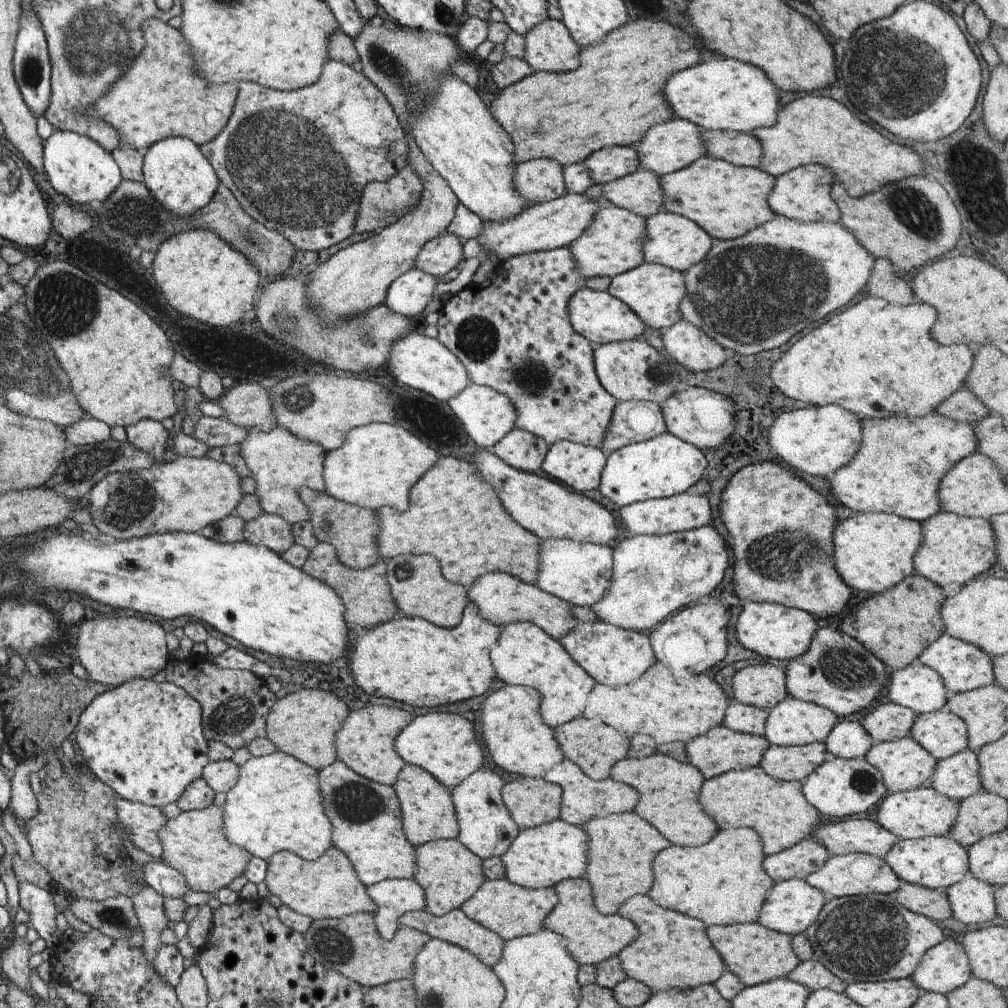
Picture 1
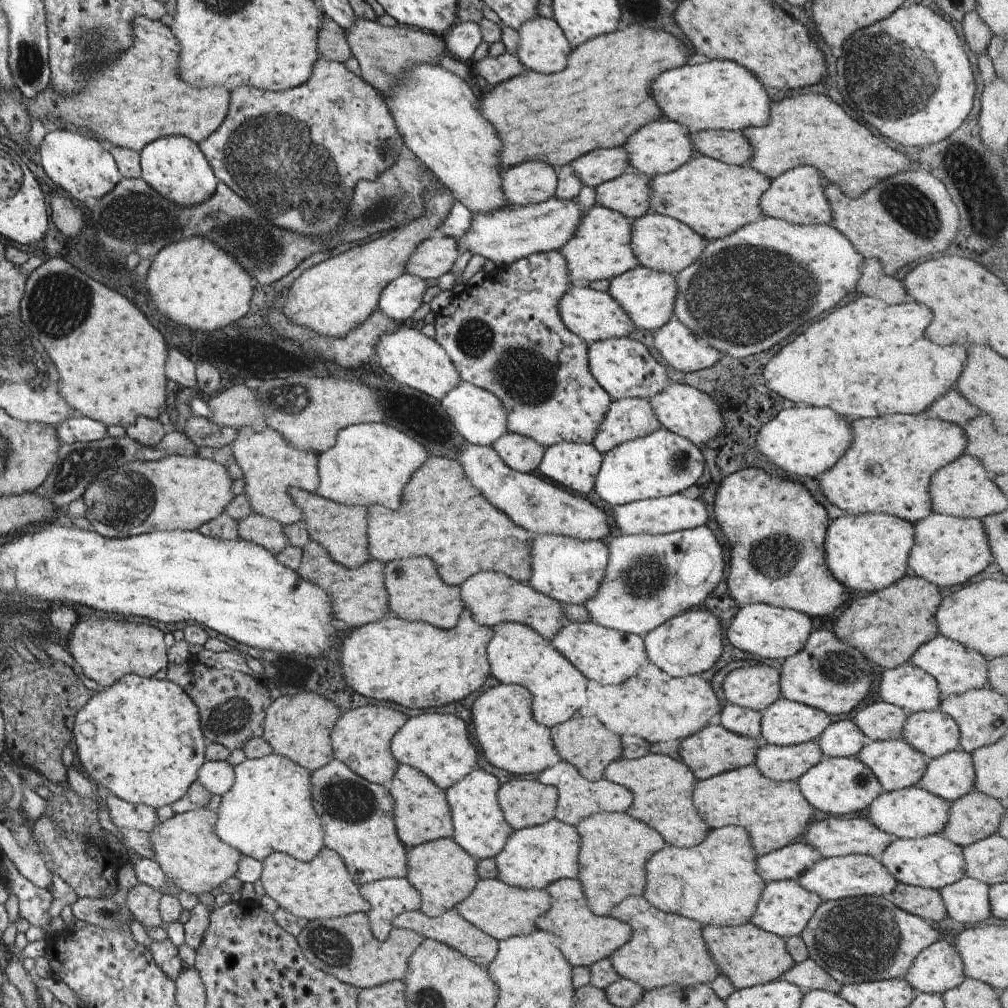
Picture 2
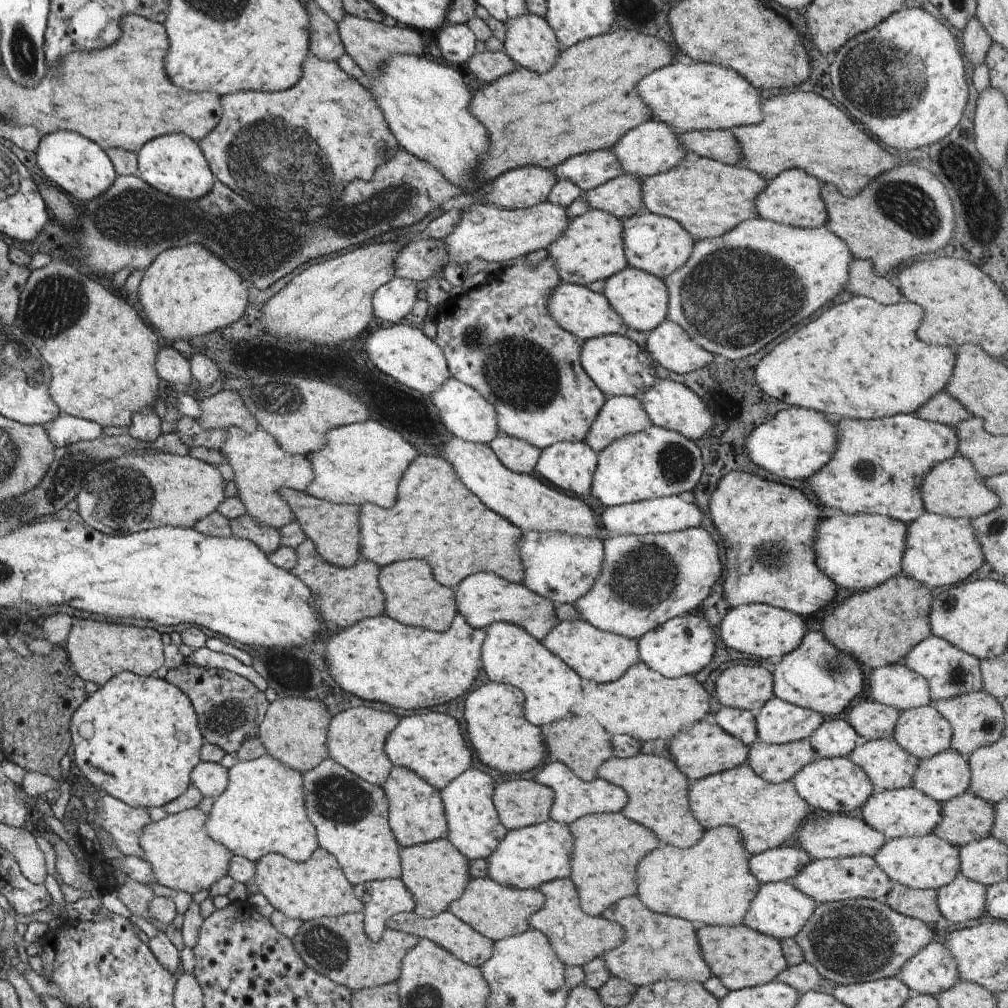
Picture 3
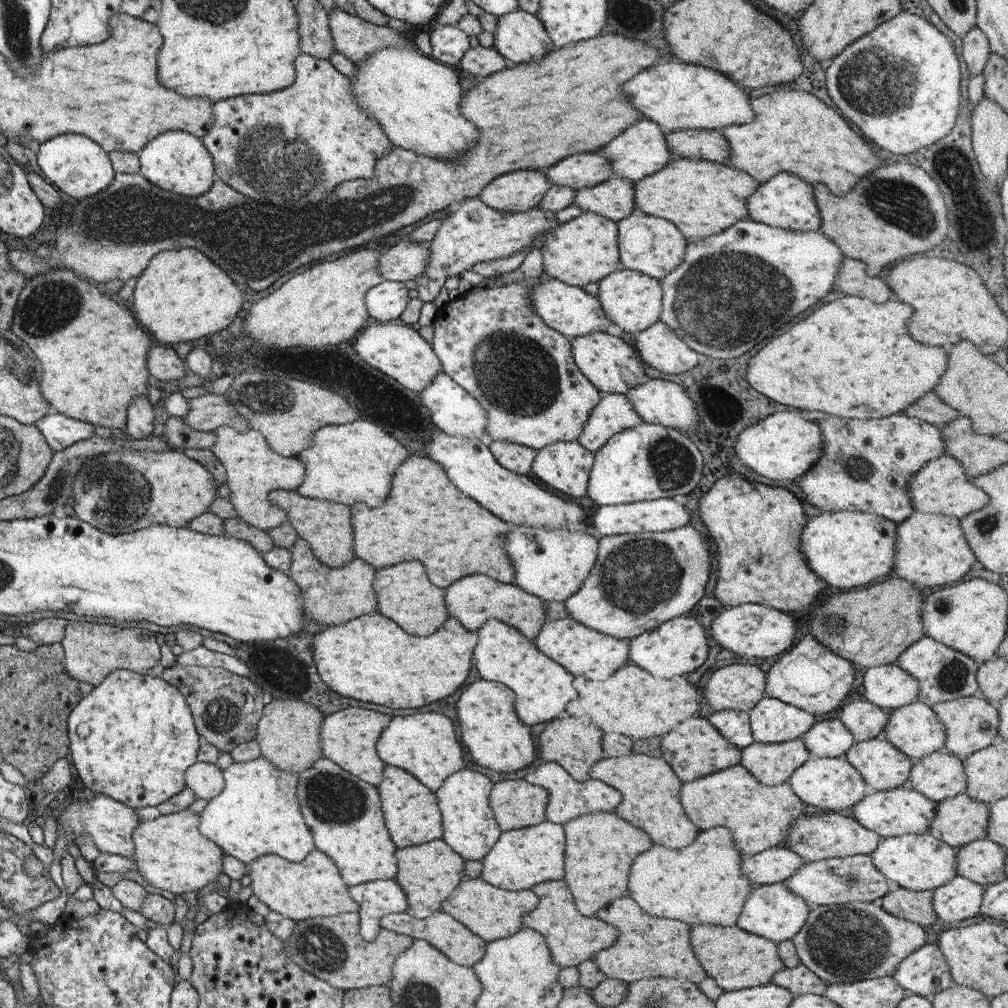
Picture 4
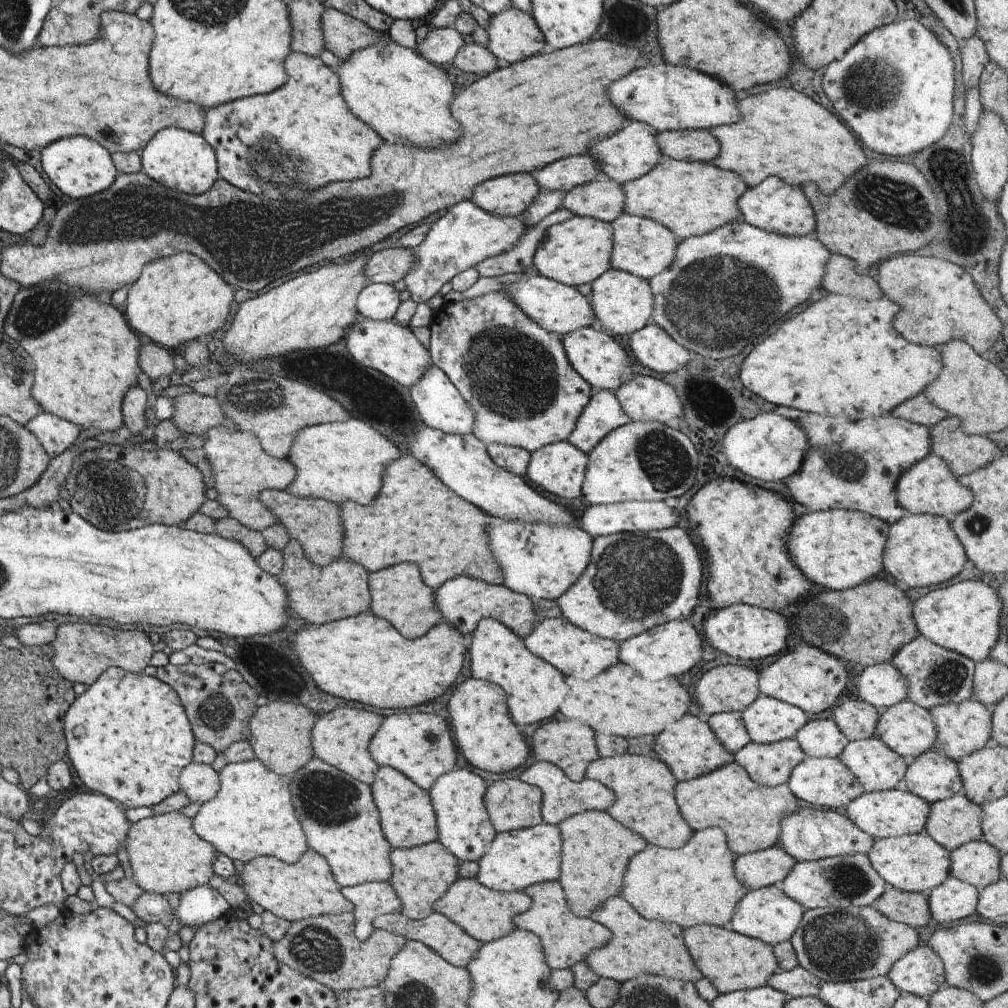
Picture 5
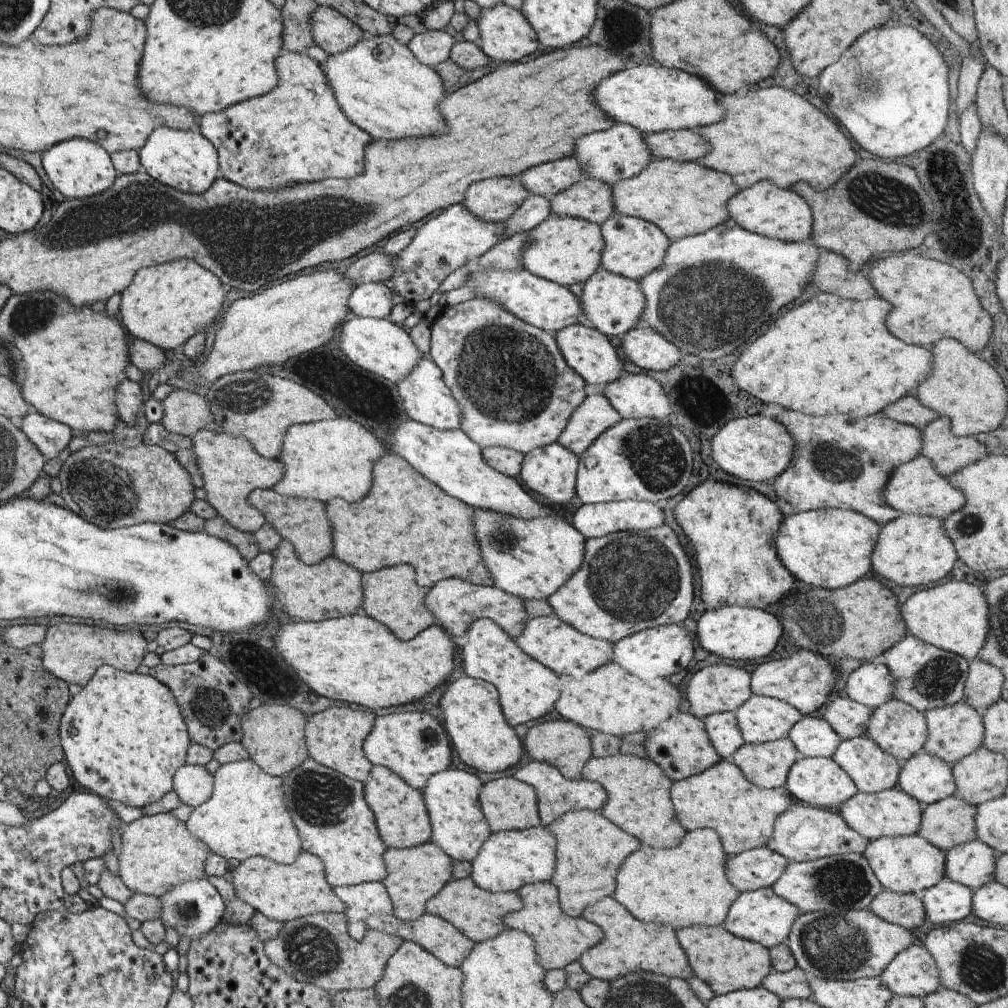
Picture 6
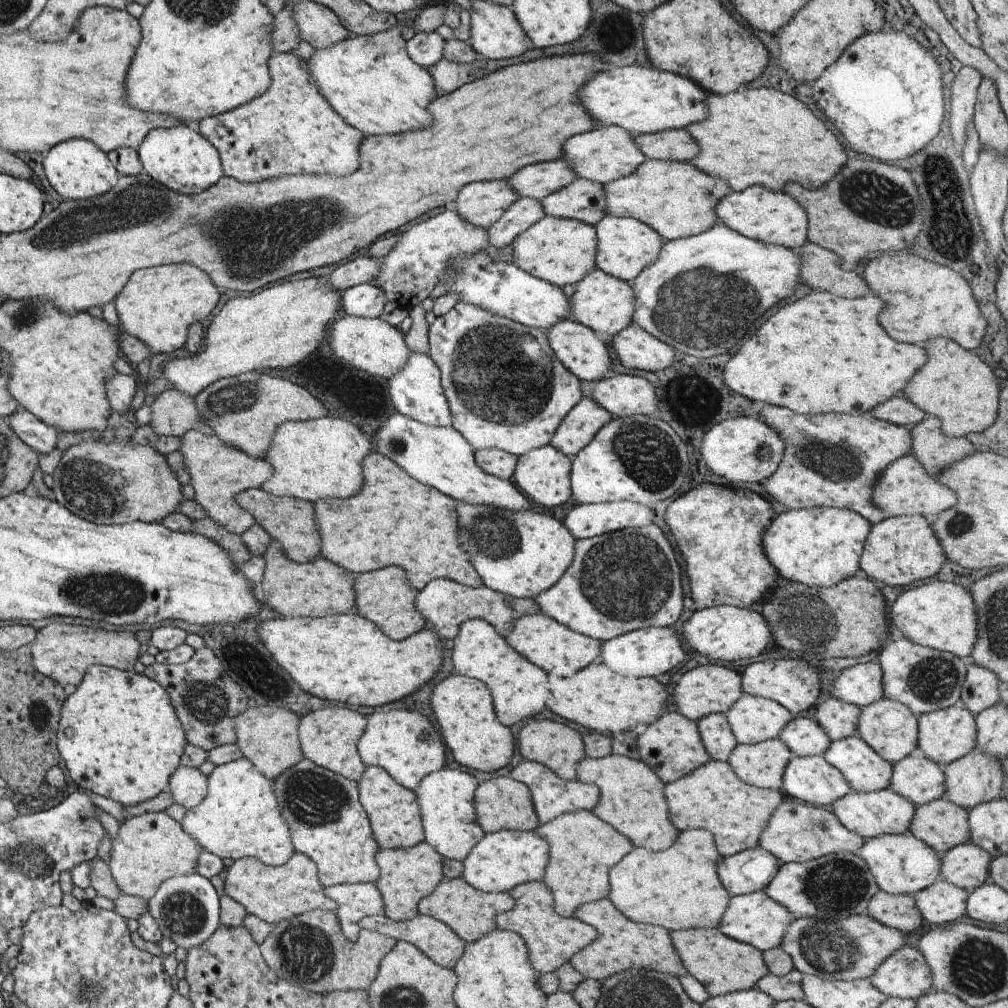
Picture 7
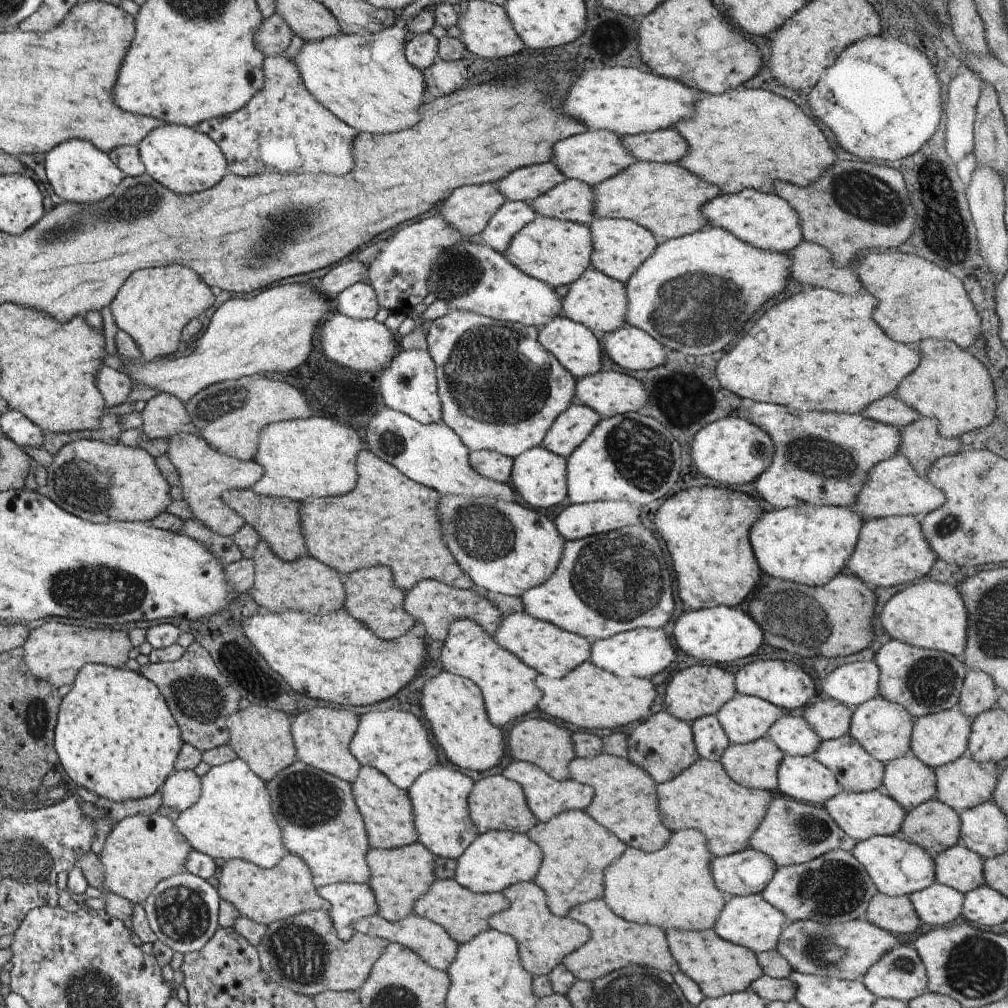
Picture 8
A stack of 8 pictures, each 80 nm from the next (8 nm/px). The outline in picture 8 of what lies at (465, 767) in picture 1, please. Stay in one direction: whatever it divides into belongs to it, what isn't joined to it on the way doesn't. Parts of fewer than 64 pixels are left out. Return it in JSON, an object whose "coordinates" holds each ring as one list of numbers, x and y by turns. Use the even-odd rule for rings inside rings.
{"coordinates":[[386,710,386,712,366,712,359,716,356,734,352,736,348,750,360,765,368,765,382,772,394,786,408,791,414,780,434,768,438,754,430,740,428,730,412,712]]}

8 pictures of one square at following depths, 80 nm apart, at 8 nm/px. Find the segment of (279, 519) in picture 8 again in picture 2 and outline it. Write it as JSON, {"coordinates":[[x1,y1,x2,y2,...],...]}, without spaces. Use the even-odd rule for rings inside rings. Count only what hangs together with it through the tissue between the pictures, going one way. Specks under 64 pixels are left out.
{"coordinates":[[300,487,290,489,290,494,303,510,303,518,311,540,325,546,334,562,355,569,372,560,368,550,369,510,367,507,343,505]]}

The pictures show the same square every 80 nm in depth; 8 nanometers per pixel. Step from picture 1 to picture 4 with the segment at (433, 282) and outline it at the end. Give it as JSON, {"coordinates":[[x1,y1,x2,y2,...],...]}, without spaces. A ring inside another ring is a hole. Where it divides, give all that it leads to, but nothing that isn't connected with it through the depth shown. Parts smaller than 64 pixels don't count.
{"coordinates":[[386,280,371,288,365,298,370,319,389,323,390,320,400,318,411,300,408,291,402,282]]}

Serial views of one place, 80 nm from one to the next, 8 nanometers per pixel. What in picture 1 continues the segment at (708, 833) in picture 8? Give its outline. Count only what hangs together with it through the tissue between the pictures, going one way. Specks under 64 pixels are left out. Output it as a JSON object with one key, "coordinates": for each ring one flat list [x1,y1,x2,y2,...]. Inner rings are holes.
{"coordinates":[[760,764,706,779,701,786,699,799,720,829,748,827,758,832,766,855,793,847,808,836,813,836,819,826,819,810,806,800,802,782,772,778]]}

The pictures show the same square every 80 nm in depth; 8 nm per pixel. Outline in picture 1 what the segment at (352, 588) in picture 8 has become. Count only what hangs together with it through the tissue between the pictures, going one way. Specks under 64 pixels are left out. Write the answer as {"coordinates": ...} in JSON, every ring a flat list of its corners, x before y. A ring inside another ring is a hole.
{"coordinates":[[431,554,398,556,387,563,387,579,397,604,399,616,420,617,439,627,454,628,460,624,464,609,470,602,467,587,450,582,442,572,439,560]]}

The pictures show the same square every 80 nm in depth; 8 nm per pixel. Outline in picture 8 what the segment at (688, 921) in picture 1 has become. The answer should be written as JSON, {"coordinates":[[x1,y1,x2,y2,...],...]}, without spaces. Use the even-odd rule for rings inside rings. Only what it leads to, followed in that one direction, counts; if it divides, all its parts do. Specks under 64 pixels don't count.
{"coordinates":[[602,898,572,908,572,912,567,917,584,924,590,930,590,940,564,956,561,963,574,974,577,980,593,981,628,965,650,967,662,972,670,972,670,975,678,972,678,963,668,950,669,944,663,929,654,925,633,923,616,916]]}

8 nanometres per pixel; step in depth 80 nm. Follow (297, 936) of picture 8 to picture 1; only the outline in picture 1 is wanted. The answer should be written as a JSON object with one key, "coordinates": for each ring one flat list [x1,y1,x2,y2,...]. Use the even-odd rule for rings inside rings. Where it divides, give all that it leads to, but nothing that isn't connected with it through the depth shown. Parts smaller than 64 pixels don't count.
{"coordinates":[[358,913,339,919,315,919,303,936,316,962,352,979,364,990,390,981,412,978,415,958,432,939,415,928,400,926,389,941,384,940,376,928,374,913]]}

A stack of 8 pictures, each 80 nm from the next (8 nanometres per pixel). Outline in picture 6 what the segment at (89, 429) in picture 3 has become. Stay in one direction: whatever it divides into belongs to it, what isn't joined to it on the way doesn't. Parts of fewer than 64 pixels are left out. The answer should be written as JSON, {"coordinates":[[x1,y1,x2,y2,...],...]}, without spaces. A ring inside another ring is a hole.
{"coordinates":[[36,410,29,412,17,423,42,454,51,459,56,458,76,434,70,425,44,416]]}

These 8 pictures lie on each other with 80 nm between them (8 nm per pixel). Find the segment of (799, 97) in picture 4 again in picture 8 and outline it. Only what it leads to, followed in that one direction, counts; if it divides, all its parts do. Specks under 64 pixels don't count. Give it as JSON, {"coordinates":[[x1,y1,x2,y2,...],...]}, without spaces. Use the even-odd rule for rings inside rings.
{"coordinates":[[743,85,720,95,706,96,703,101,696,102,694,116,690,116,688,120,680,120,680,122,674,124,675,130,686,140,686,144,688,144,688,154,686,154,684,158,680,158,678,164,680,164,682,168,686,168,688,172,696,174,698,178,702,178,704,182,718,186,722,195,740,193,745,189,758,190,758,192,762,193,773,193,774,182,776,182,776,180,788,182,800,187,810,186,810,184,816,182,834,162,838,161,838,156,836,156,836,152,830,148,830,142,828,142,826,134,818,128,818,124,816,124,808,114,804,114,804,112,800,112,800,110,801,109,796,106,792,100,778,96,778,94,773,94,768,90,750,90]]}

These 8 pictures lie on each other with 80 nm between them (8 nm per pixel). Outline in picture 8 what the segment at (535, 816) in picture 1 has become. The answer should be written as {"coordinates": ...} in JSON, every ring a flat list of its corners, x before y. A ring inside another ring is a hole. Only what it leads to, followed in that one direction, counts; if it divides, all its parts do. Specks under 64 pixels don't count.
{"coordinates":[[500,774,474,782,474,787,468,796,467,802,468,814,470,814,470,819,479,833,490,830,526,833,538,823,526,804,522,786]]}

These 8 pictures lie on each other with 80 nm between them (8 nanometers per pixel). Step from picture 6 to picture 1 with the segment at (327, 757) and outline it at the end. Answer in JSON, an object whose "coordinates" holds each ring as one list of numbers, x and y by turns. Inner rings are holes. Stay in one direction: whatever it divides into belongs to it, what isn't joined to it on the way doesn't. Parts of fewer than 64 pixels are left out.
{"coordinates":[[368,704,362,709,351,710,342,728,336,733,337,758,360,776,374,782,393,786,406,763,395,751,395,738,413,719,414,715,402,708]]}

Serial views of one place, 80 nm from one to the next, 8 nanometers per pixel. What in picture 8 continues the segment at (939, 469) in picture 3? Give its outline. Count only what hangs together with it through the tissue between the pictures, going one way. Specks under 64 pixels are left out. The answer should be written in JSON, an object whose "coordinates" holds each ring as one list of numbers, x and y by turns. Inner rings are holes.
{"coordinates":[[897,454,893,458,882,460,868,472,860,494,856,496,854,504,849,509,856,512,863,521,904,515,921,519,928,512,940,508,944,502,946,502,944,492,930,484,927,477,918,476,912,464,906,460,906,456]]}

